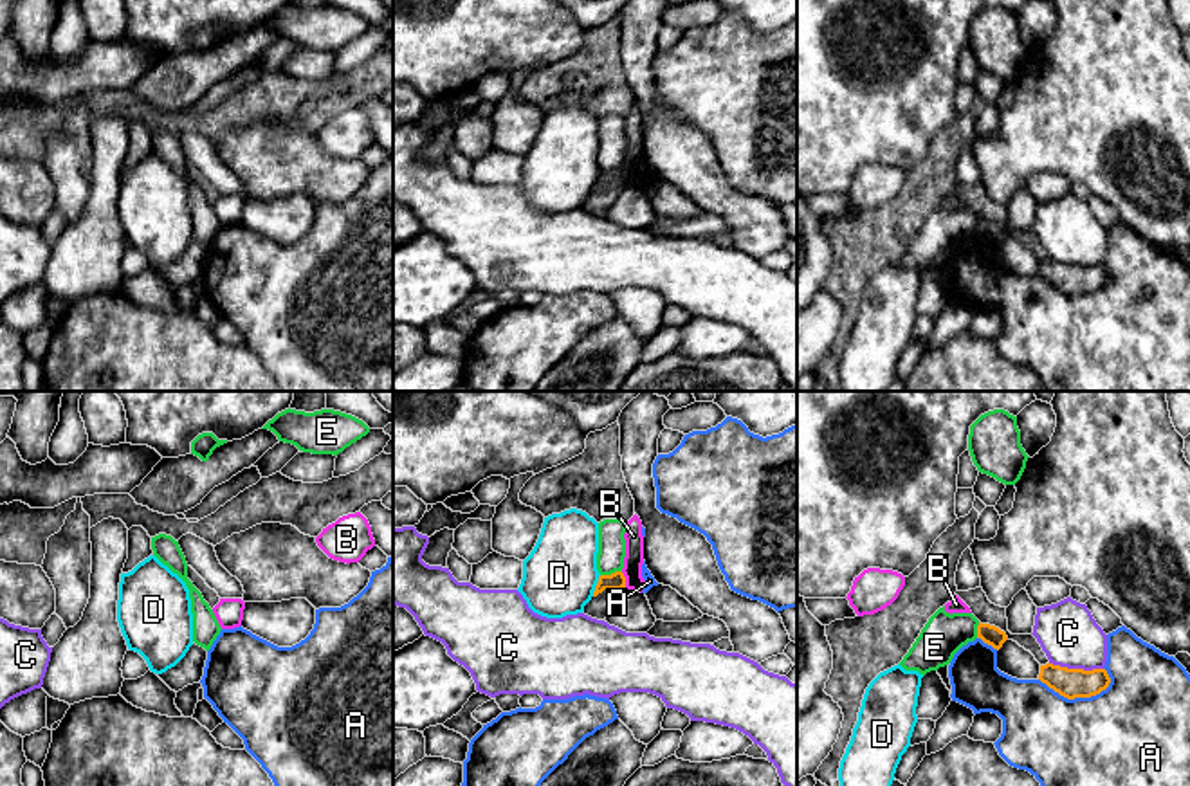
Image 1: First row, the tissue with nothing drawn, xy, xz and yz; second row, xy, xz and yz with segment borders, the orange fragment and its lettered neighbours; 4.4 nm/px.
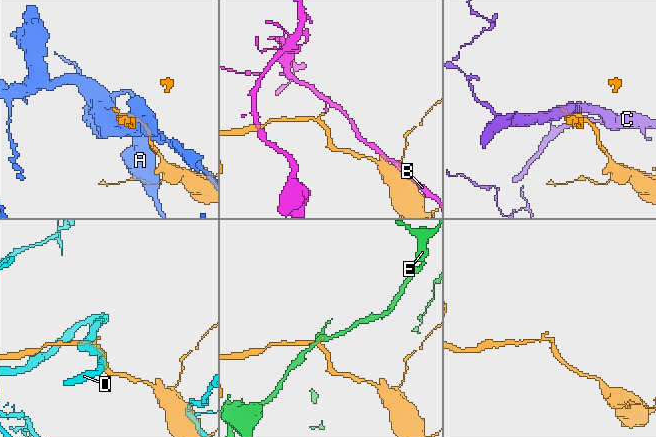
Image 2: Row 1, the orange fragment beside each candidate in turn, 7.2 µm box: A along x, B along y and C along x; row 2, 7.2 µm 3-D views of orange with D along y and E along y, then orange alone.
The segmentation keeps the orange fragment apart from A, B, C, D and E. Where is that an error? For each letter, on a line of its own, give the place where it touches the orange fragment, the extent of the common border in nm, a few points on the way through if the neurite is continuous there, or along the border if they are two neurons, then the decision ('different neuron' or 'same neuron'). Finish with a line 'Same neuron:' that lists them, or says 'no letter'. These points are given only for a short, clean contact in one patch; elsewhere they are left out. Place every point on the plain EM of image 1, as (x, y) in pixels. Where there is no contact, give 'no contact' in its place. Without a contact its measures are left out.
A: yz (1075, 292) | 320 nm | different neuron
B: xz (624, 175) | 80 nm | along xz (621, 168), (626, 182) | different neuron
C: yz (1077, 265) | 240 nm | different neuron
D: xz (595, 182) | 100 nm | along xz (601, 172), (592, 191) | different neuron
E: xz (610, 172) | 100 nm | along xz (621, 166), (601, 172) | different neuron
Same neuron: no letter

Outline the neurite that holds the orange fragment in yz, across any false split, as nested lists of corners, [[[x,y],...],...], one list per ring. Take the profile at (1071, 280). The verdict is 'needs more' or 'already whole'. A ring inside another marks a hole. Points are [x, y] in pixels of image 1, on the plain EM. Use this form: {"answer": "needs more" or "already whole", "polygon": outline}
{"answer": "already whole", "polygon": [[[1053,260],[1040,261],[1039,276],[1067,296],[1096,292],[1111,279],[1105,265],[1084,267]]]}

